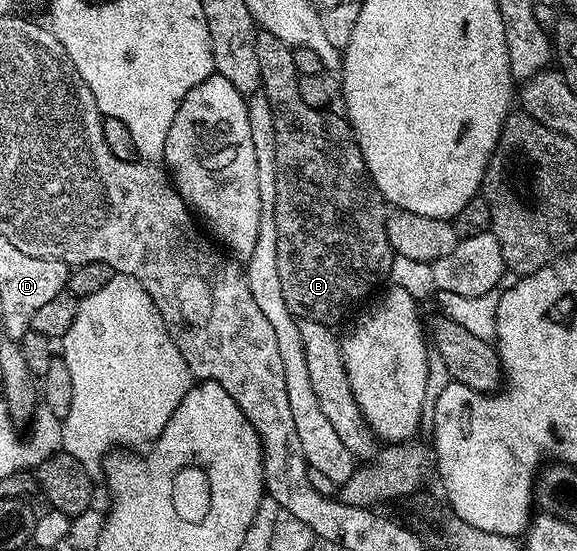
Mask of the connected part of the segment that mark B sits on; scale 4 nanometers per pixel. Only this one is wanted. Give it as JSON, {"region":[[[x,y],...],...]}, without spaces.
{"region":[[[258,30],[255,57],[261,74],[260,90],[267,105],[271,105],[271,117],[275,120],[275,233],[283,301],[287,301],[287,309],[298,320],[337,325],[352,303],[359,302],[372,287],[380,288],[386,282],[384,279],[393,267],[395,256],[391,241],[387,241],[387,204],[369,175],[349,120],[340,114],[332,115],[332,110],[306,105],[299,97],[293,48],[279,41],[275,33]]]}

